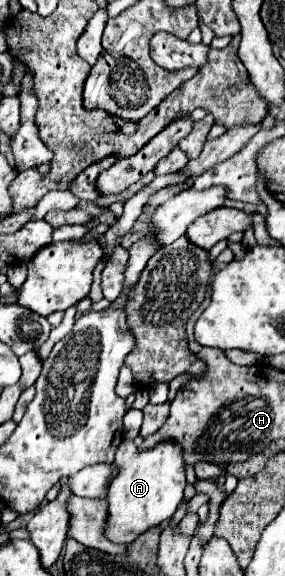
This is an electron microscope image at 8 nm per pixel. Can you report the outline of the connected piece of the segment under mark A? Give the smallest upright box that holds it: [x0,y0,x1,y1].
[104,440,186,544]

